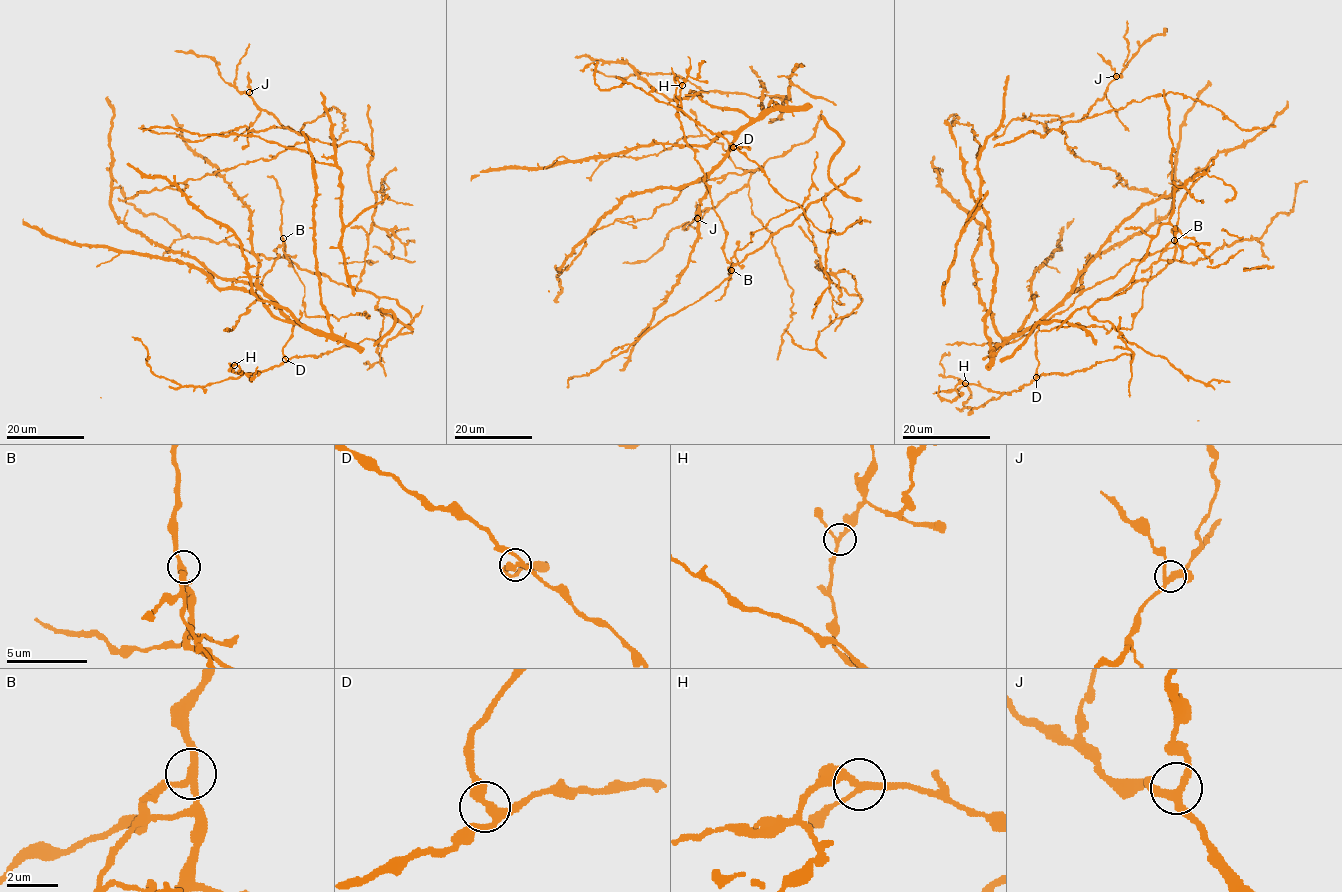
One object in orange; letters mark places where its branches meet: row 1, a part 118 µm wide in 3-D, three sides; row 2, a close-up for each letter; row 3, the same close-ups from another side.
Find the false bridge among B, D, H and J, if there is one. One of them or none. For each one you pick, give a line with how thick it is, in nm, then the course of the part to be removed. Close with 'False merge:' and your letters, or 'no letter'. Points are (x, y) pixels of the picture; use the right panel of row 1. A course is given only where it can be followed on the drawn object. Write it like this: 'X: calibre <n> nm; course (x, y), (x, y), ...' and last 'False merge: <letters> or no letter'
B: calibre 240 nm; course (1174, 240), (1151, 264), (1141, 308), (1130, 328), (1113, 327), (1108, 332), (1104, 327), (1076, 324), (1040, 330)
False merge: B

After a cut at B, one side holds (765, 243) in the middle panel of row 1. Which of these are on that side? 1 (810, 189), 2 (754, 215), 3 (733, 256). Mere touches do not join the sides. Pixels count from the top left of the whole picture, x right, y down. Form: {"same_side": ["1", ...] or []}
{"same_side": ["2"]}

